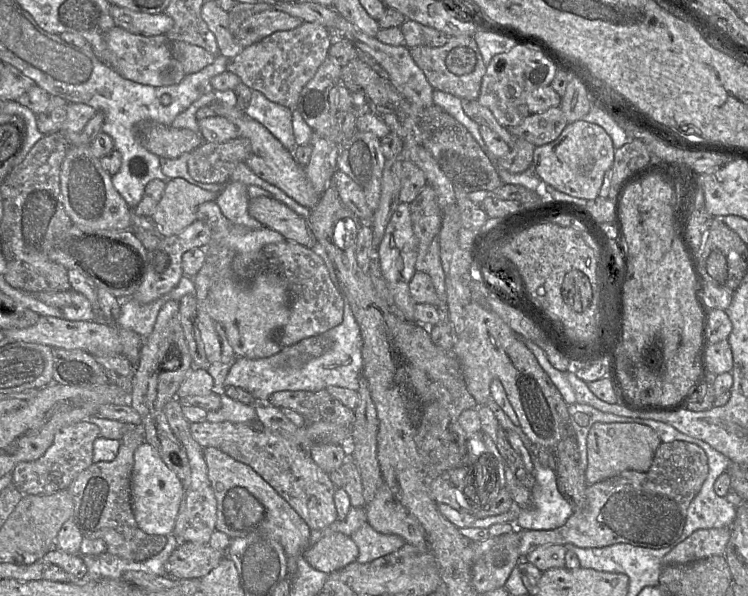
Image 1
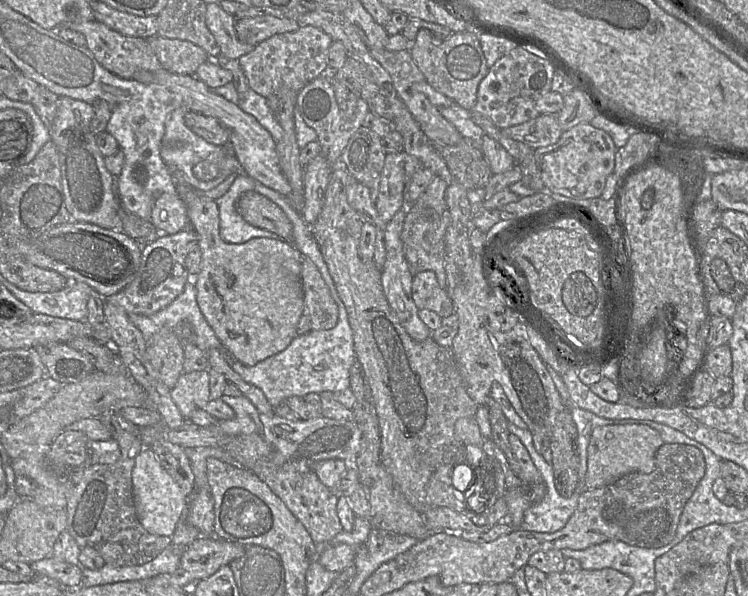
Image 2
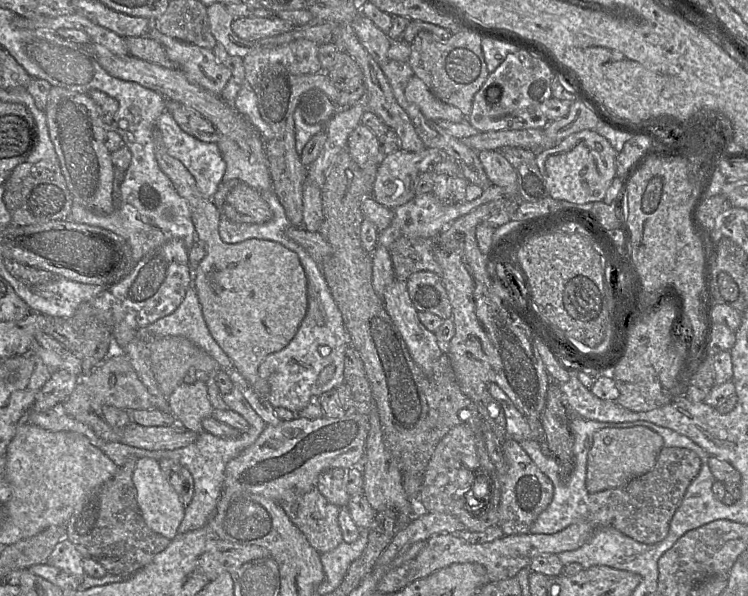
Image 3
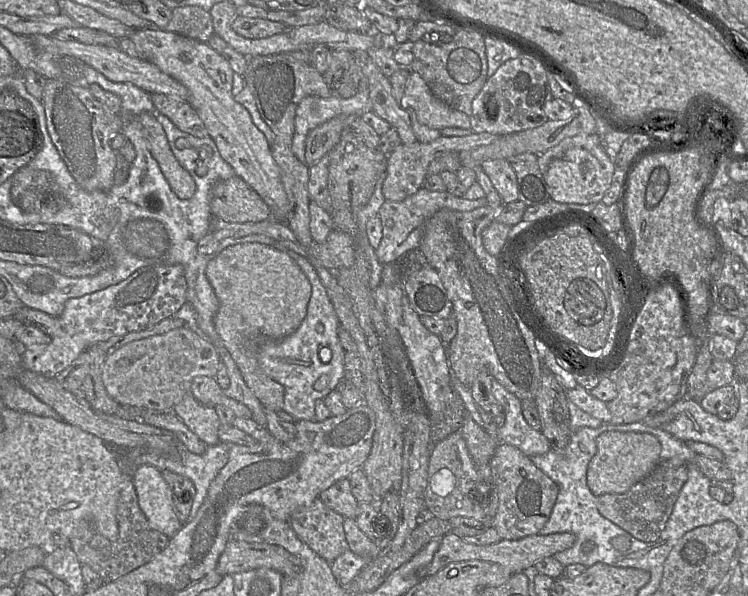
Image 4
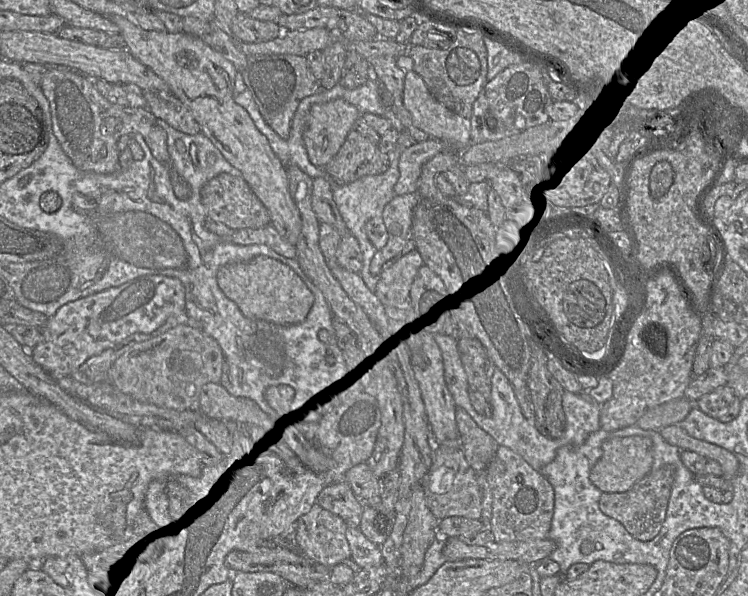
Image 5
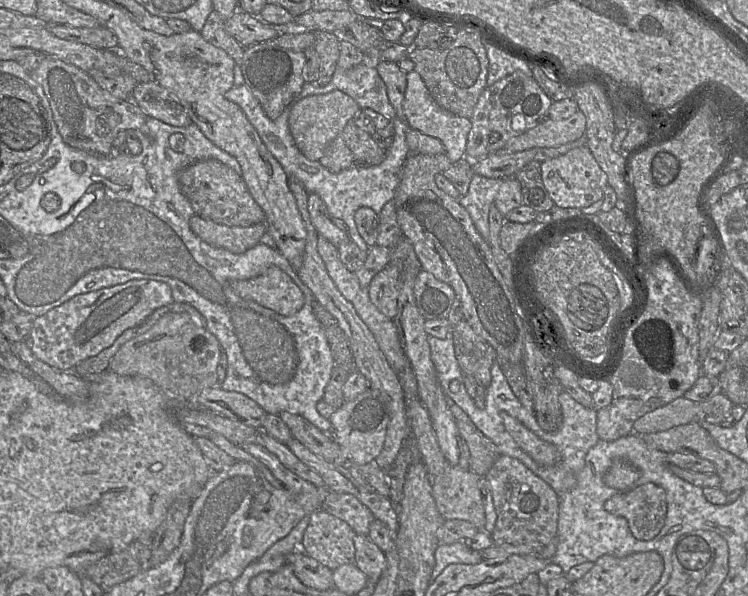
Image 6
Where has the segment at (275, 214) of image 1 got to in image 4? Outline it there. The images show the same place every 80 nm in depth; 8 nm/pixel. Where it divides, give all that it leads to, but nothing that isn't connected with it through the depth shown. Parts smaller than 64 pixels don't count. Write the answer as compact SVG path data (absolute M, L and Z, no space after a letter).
M236 175L214 185L210 211L219 223L254 223L271 218L271 211L260 195Z

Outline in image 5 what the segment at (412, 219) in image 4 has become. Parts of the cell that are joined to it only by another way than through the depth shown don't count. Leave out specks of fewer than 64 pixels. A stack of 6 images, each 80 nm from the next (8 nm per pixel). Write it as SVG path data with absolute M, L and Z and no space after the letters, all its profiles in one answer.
M417 191L395 195L384 207L381 218L387 231L385 245L376 249L369 266L372 275L380 273L398 257L416 248L412 234L413 212L420 196Z

